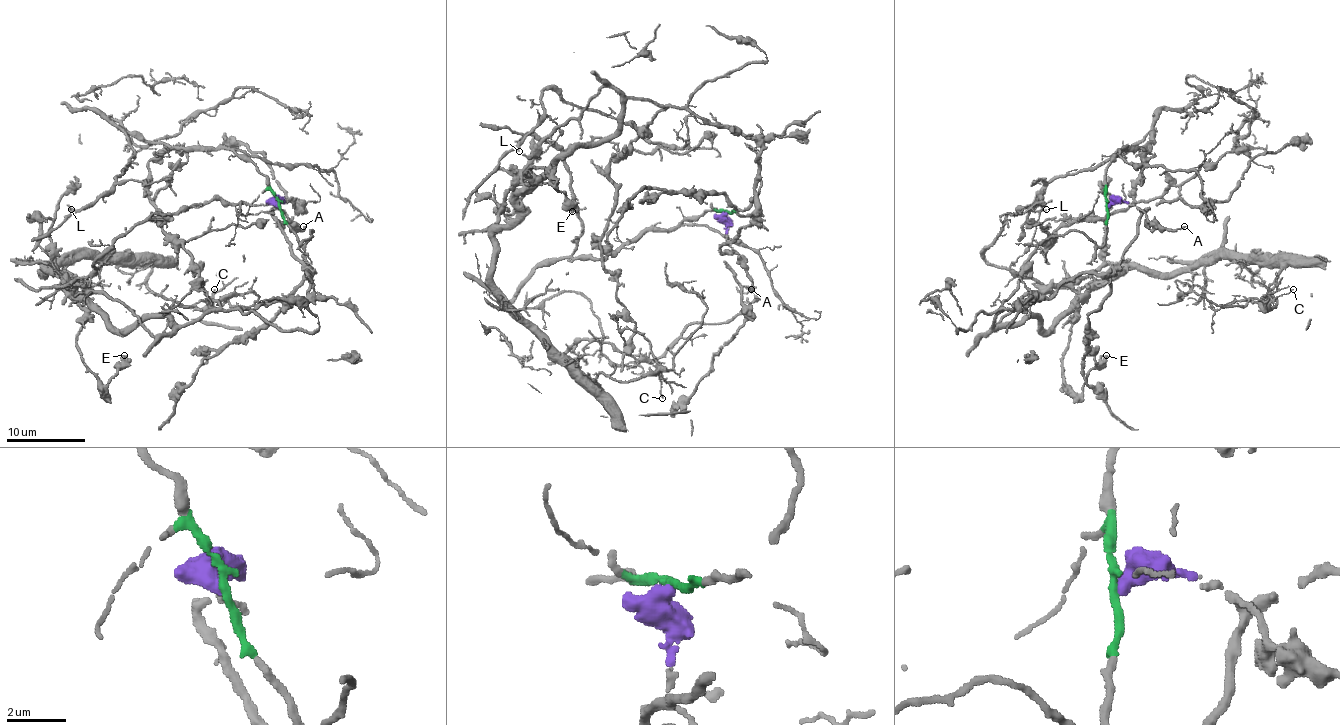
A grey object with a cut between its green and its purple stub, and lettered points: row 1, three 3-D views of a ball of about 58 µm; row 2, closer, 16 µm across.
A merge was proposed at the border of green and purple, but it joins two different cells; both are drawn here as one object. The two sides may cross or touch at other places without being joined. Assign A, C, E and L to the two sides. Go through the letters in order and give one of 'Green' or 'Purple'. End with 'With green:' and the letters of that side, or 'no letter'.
A: Purple
C: Purple
E: Purple
L: Green
With green: L

